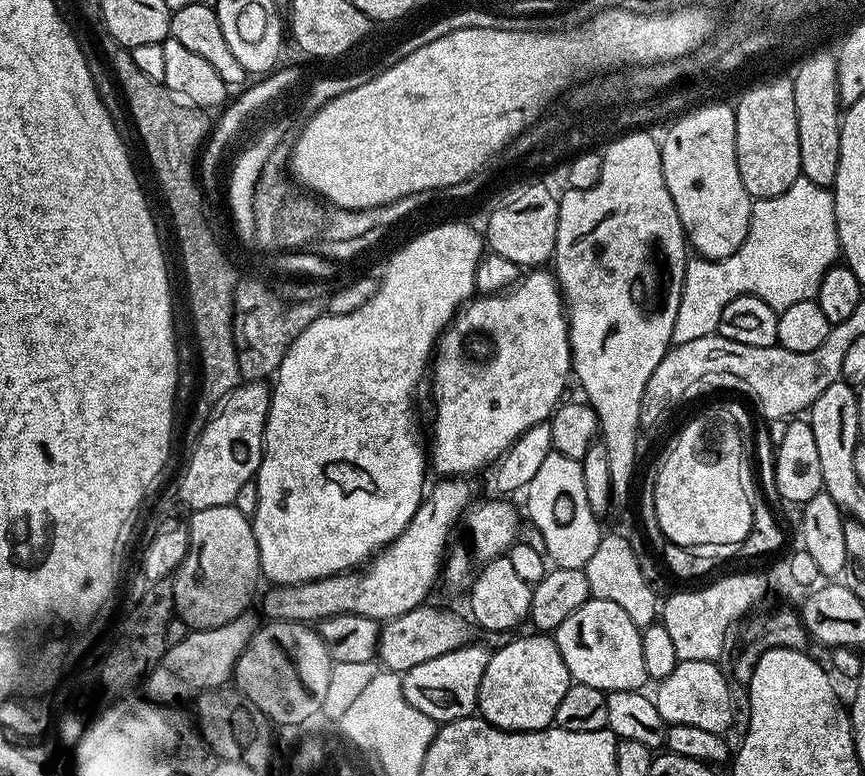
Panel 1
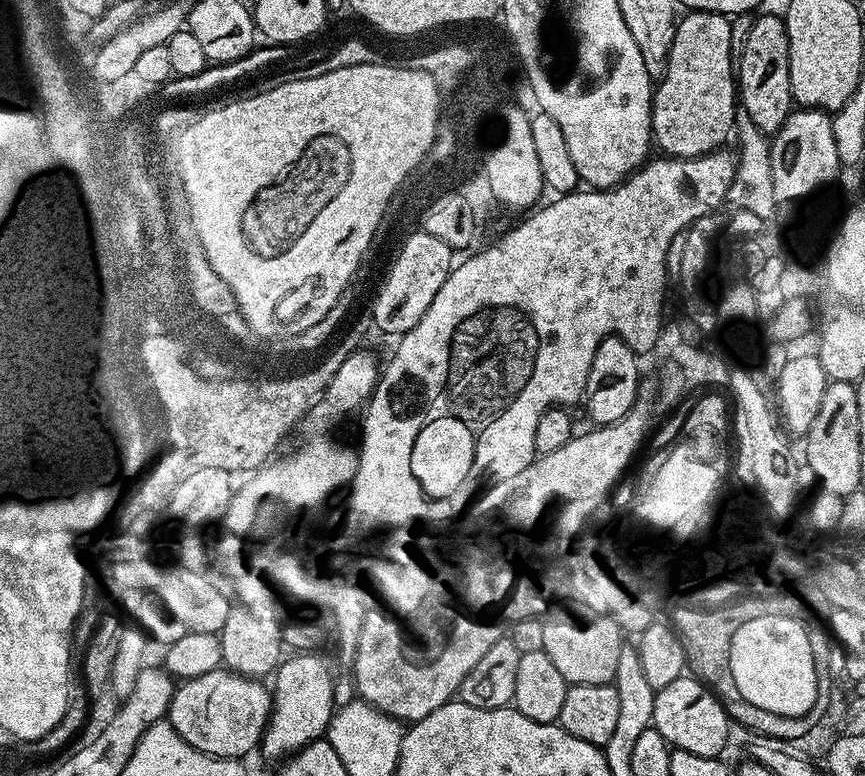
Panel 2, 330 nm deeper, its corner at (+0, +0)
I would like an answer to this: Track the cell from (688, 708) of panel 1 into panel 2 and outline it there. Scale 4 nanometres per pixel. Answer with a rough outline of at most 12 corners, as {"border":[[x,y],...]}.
{"border":[[691,674],[654,698],[652,727],[672,748],[719,757],[730,719]]}

